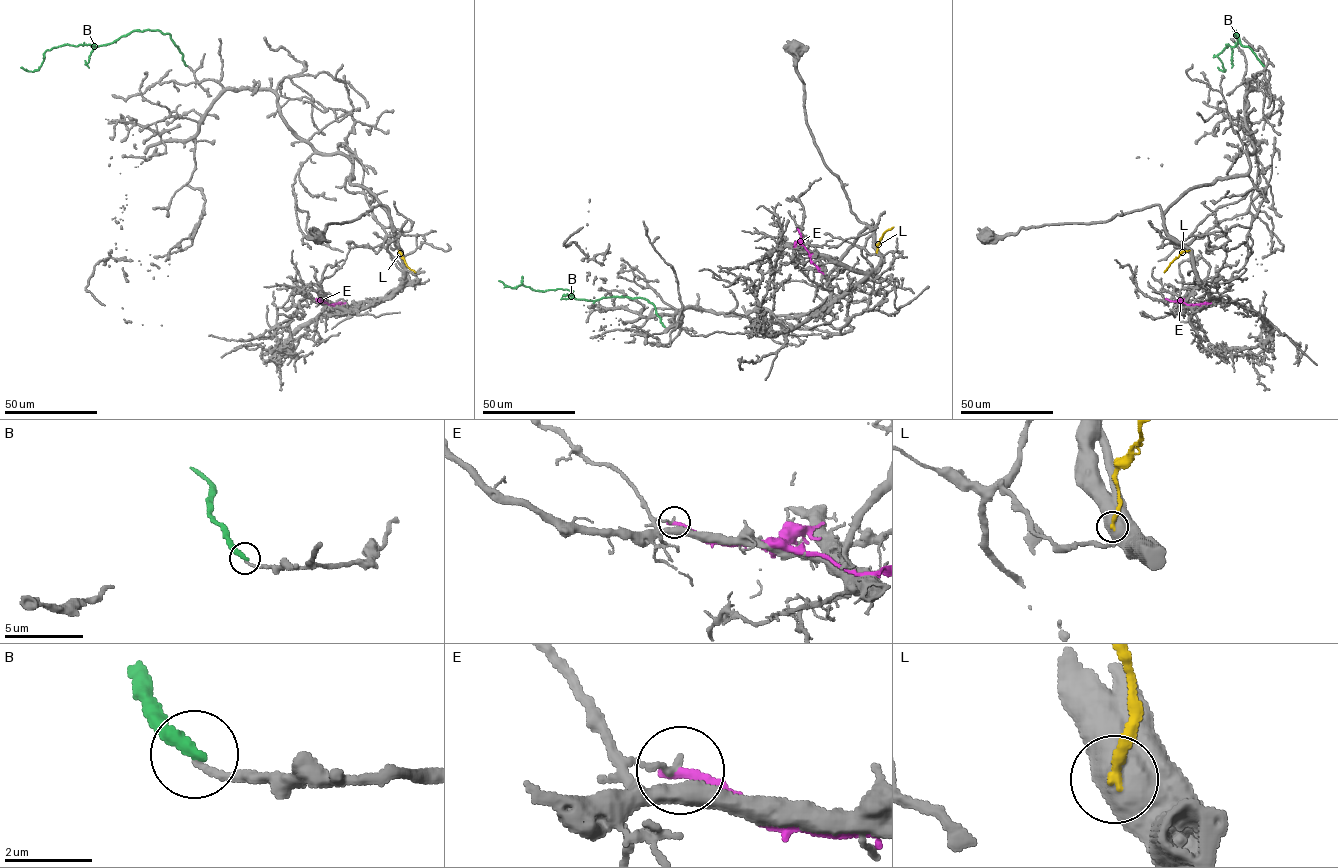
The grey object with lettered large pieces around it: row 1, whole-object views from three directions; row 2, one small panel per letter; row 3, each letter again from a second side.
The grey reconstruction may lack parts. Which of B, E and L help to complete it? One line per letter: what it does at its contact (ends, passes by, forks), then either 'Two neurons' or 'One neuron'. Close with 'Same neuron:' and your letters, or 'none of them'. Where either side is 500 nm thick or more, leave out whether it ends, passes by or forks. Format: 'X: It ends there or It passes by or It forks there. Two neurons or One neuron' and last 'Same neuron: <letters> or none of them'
B: It ends there. Two neurons
E: It ends there. Two neurons
L: Two neurons
Same neuron: none of them

